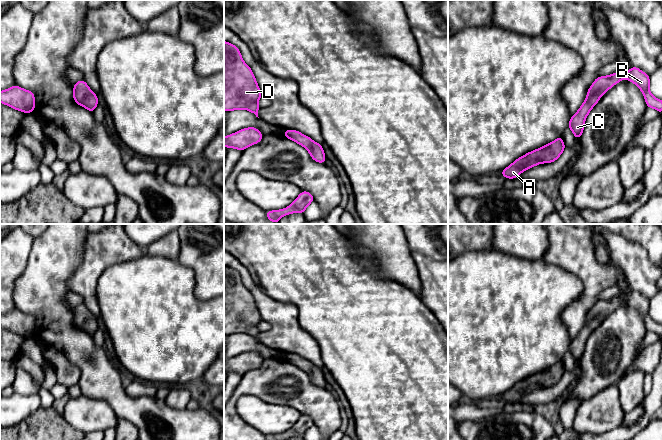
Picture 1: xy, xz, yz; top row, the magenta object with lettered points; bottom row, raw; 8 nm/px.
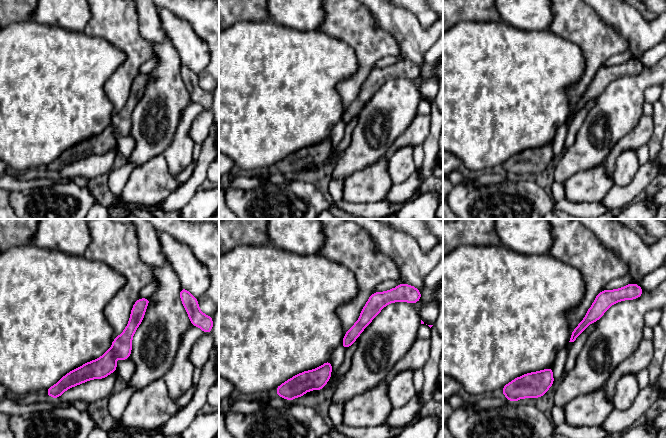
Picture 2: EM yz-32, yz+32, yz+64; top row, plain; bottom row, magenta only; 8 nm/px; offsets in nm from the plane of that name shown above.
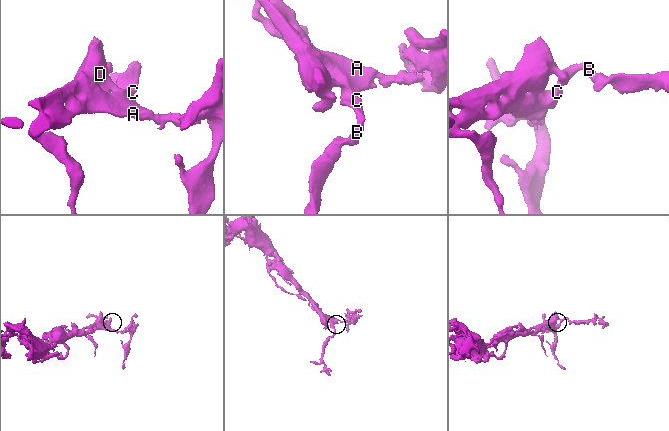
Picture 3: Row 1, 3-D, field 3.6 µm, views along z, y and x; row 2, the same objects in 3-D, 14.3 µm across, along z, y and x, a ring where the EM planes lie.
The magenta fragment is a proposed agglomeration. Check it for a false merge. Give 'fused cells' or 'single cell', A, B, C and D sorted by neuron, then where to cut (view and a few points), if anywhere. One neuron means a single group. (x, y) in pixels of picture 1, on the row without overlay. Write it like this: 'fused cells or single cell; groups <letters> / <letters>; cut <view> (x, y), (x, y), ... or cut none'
single cell; groups A B C D; cut none

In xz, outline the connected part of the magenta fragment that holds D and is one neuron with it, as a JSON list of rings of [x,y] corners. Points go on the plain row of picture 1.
[[[224,265],[224,335],[244,333],[258,341],[258,325],[262,321],[251,292],[243,285],[240,274]]]

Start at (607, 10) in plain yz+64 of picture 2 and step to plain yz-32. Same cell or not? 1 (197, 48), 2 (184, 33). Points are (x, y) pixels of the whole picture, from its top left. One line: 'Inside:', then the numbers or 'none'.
Inside: 1, 2

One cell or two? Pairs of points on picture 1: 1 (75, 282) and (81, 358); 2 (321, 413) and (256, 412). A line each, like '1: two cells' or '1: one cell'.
1: two cells
2: two cells

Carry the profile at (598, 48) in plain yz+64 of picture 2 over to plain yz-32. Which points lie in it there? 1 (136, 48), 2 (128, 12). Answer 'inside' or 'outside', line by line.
1: inside
2: inside

